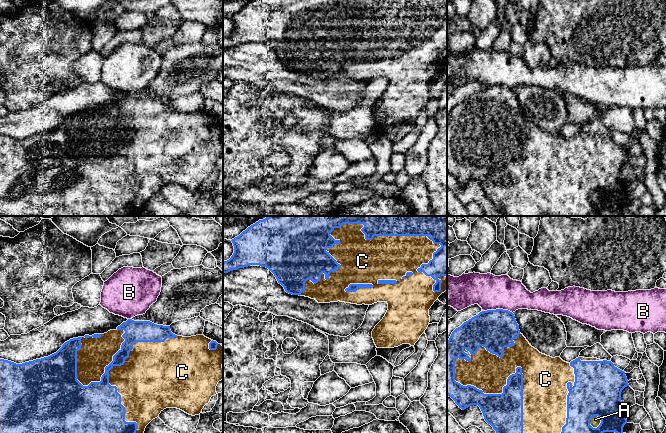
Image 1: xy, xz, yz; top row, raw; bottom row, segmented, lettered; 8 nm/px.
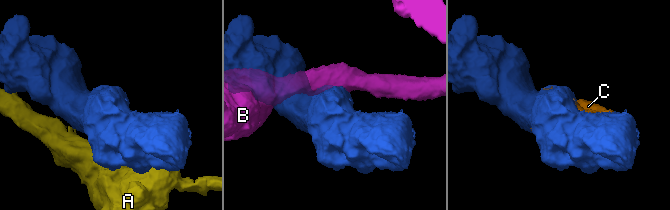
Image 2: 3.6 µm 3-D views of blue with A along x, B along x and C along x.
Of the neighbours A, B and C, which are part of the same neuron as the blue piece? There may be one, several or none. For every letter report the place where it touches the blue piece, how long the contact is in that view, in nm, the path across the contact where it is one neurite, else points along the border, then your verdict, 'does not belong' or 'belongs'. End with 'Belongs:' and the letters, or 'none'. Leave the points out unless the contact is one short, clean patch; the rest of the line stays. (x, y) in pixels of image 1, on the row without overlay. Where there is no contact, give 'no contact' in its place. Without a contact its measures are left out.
A: yz (589, 197) | 120 nm | does not belong
B: yz (498, 85) | 240 nm | does not belong
C: yz (507, 159) | 950 nm | belongs
Belongs: C

